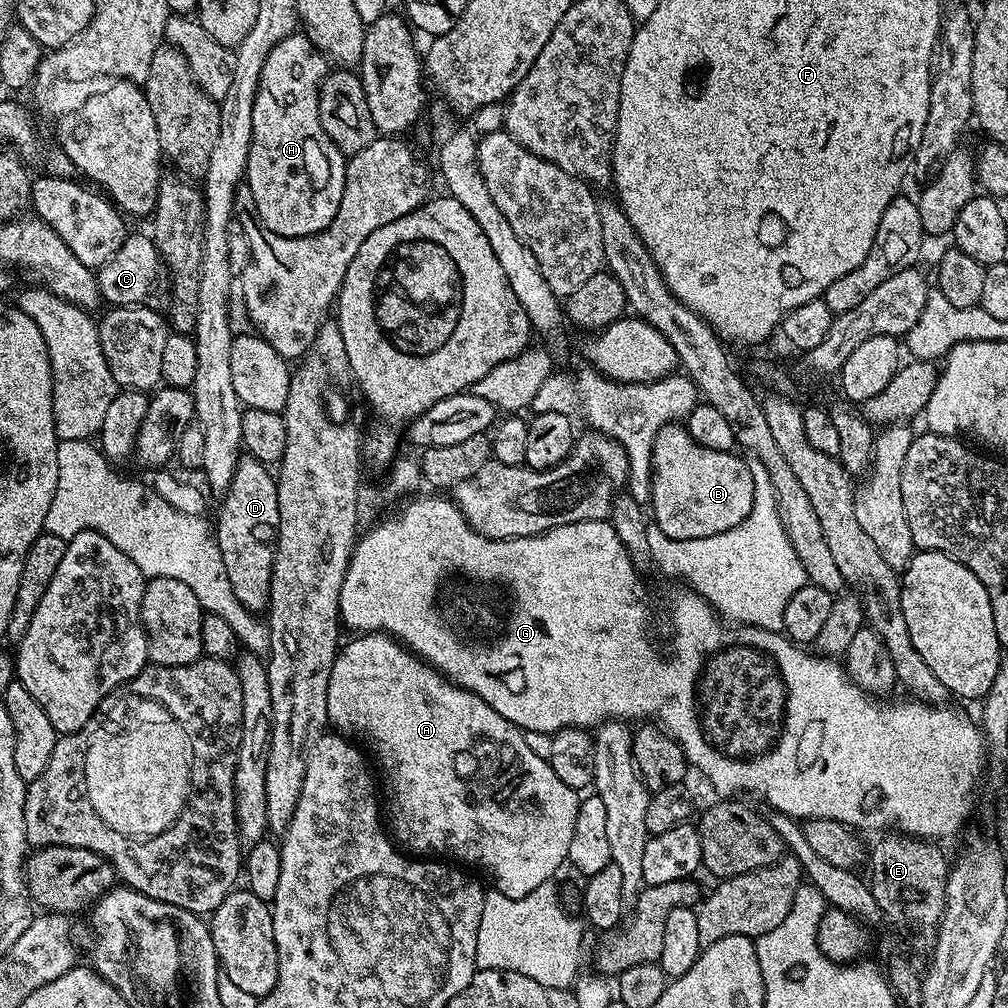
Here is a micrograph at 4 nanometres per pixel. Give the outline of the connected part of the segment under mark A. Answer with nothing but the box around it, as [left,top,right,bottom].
[328,632,581,900]

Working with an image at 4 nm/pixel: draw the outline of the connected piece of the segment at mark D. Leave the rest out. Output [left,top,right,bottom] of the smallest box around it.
[214,455,280,614]

